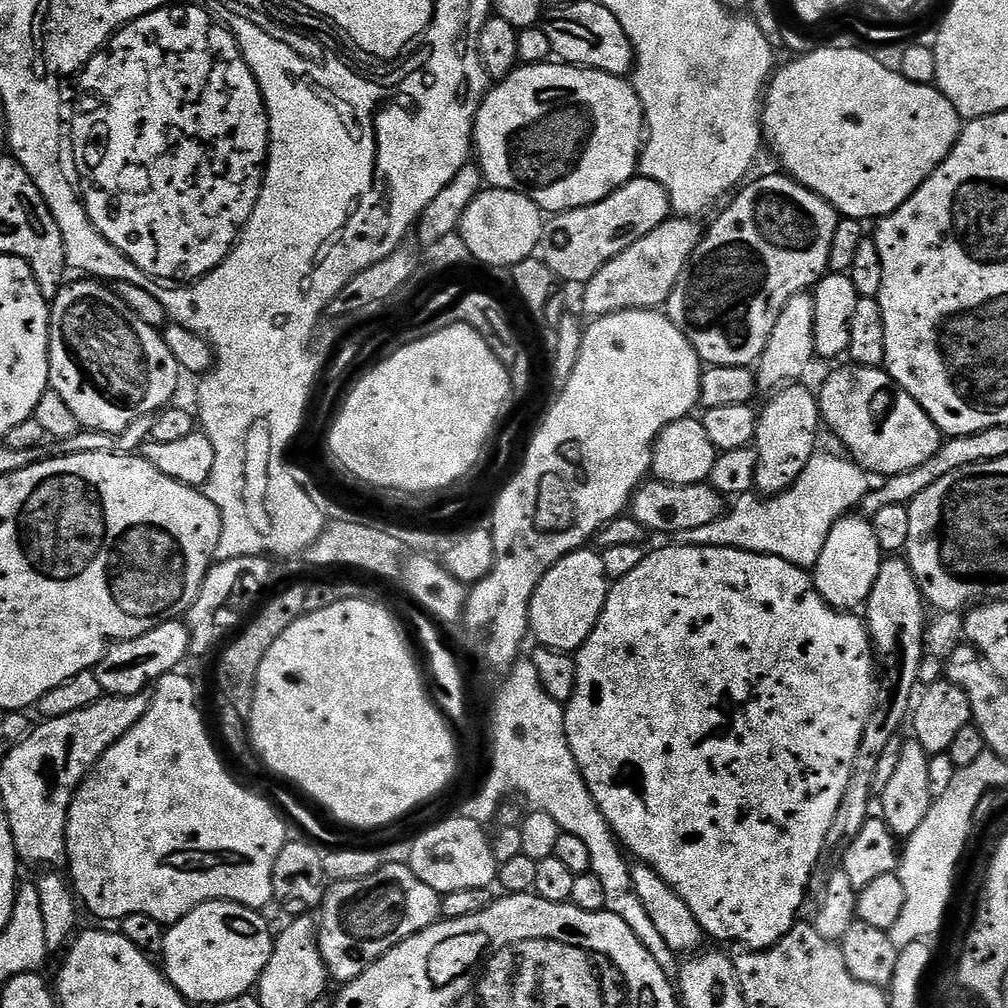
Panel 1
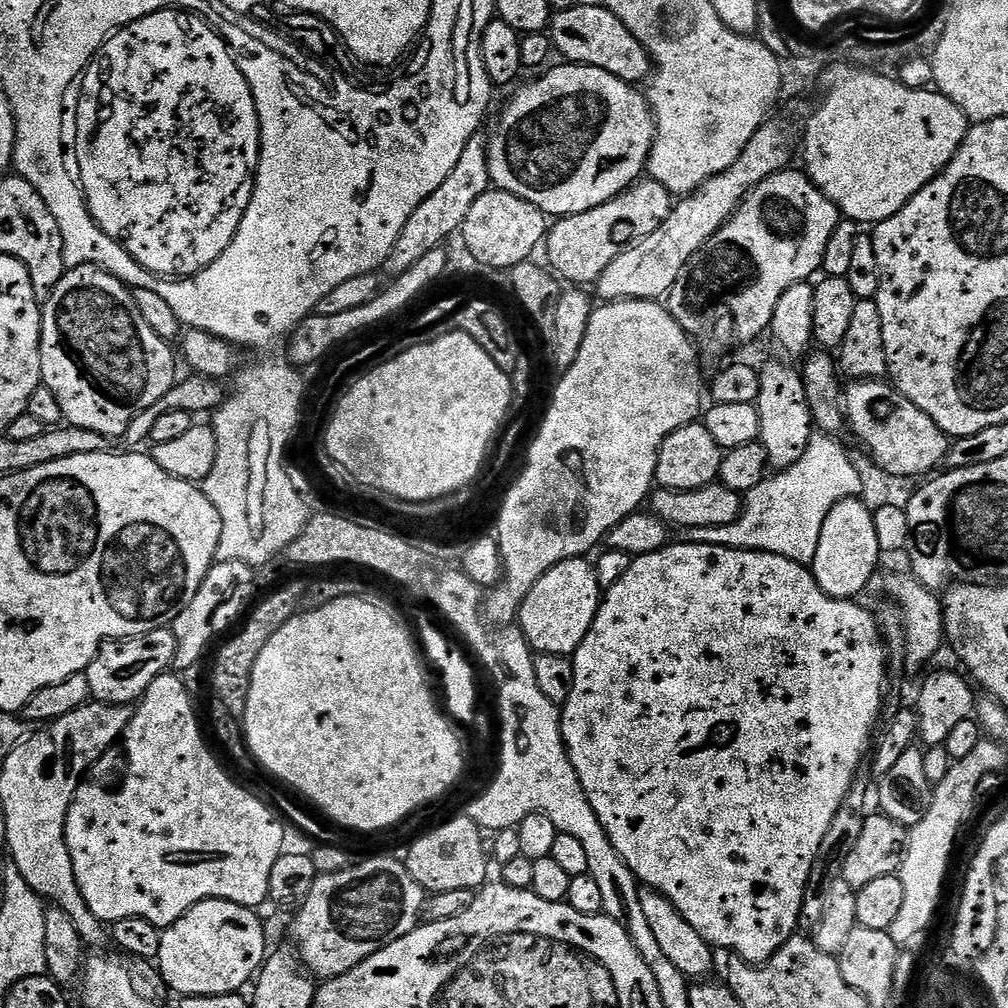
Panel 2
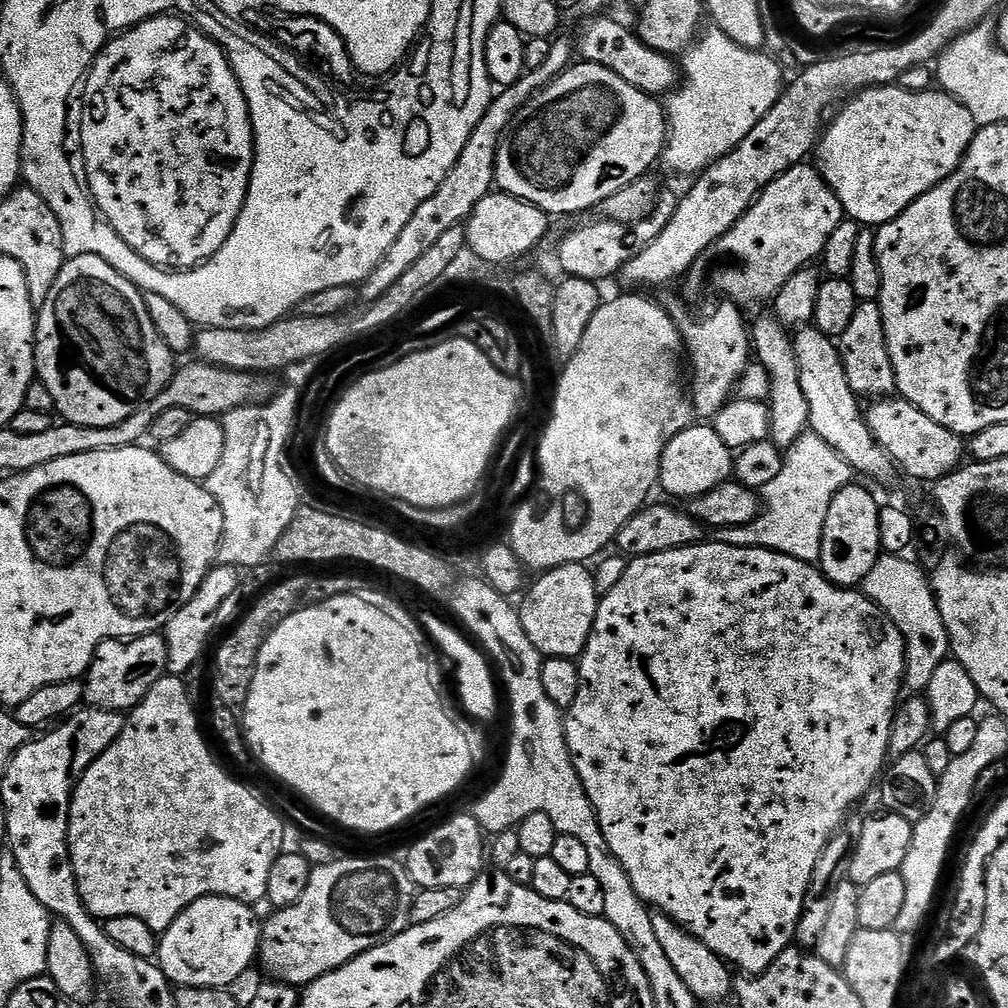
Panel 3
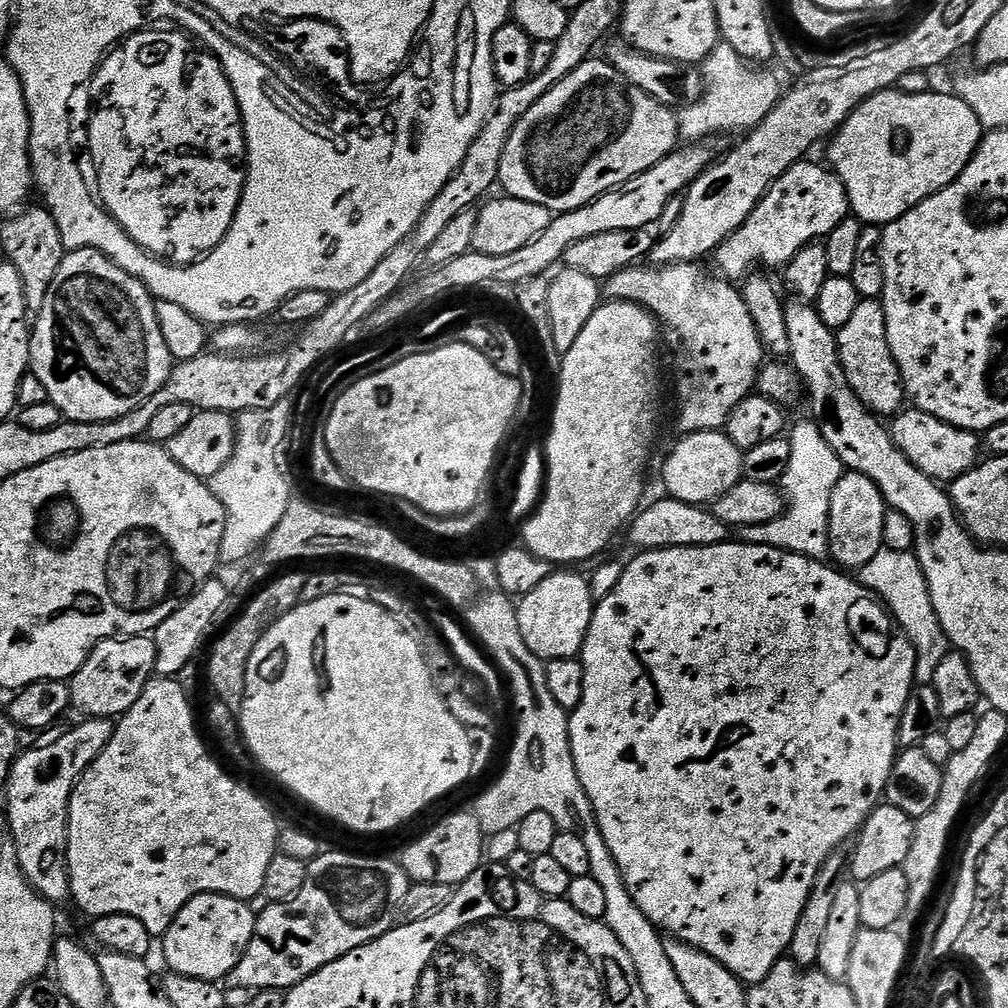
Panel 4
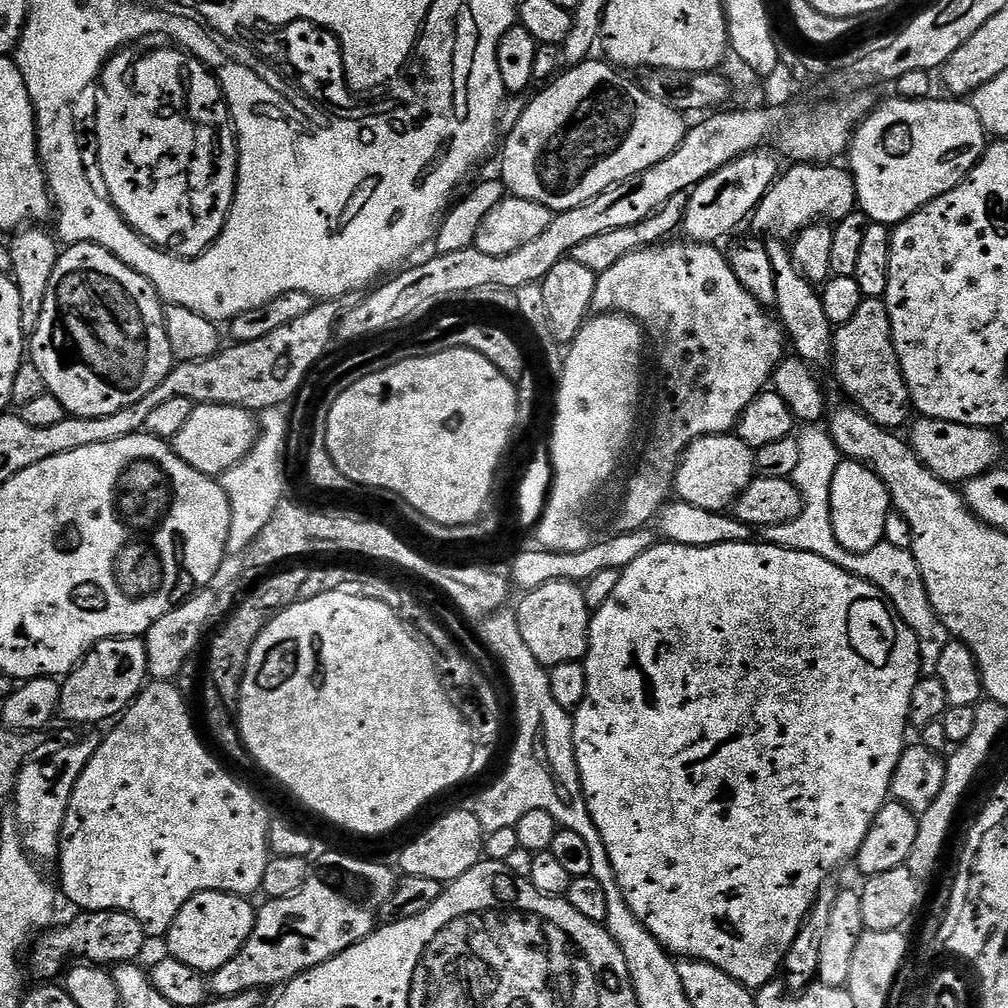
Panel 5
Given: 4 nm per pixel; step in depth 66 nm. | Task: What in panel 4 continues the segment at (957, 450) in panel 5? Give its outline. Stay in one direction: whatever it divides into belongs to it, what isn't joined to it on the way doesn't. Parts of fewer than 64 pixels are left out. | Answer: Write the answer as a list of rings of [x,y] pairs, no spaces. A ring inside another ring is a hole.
[[[915,406],[896,416],[891,421],[890,431],[893,442],[898,450],[902,450],[902,454],[906,454],[908,461],[918,466],[922,474],[937,482],[957,480],[962,474],[975,468],[981,459],[982,440],[977,433],[969,432],[967,428],[955,428],[945,420],[934,418],[929,412],[922,412]]]

